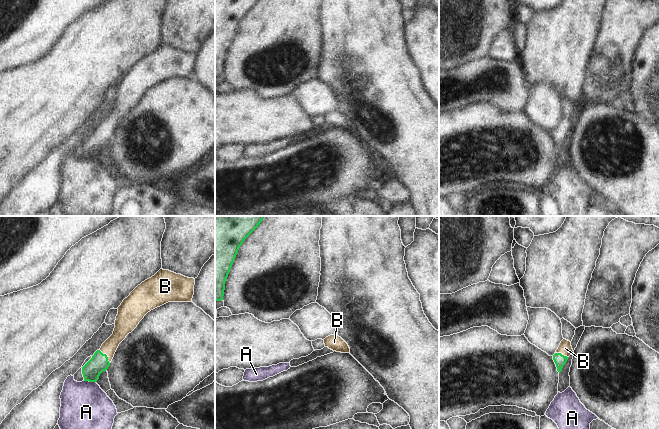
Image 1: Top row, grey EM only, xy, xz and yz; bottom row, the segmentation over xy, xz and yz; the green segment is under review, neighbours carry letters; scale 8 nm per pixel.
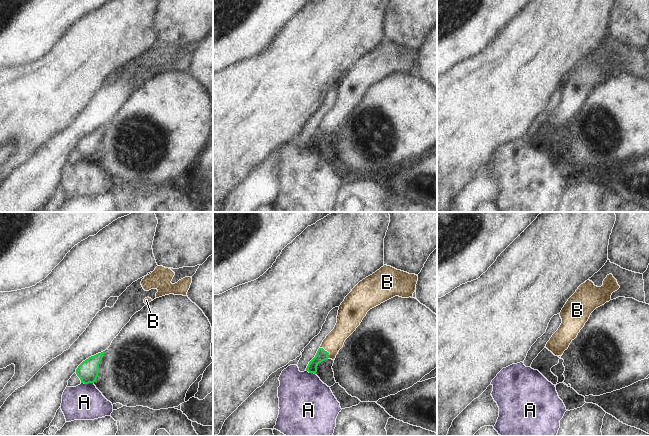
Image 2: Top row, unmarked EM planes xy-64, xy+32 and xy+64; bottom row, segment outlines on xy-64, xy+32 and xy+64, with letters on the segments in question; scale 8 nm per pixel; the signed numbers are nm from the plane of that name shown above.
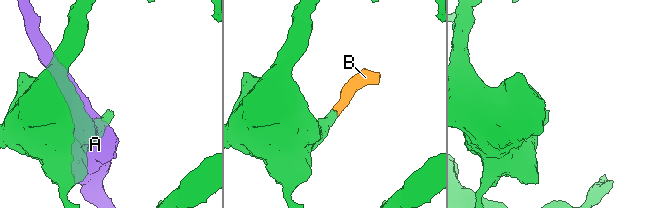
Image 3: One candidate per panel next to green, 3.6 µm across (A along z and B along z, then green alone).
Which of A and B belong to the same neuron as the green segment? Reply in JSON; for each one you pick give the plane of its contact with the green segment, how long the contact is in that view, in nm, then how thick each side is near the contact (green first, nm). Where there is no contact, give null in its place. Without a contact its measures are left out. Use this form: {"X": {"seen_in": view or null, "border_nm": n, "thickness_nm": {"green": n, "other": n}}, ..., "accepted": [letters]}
{"B": {"seen_in": "xy", "border_nm": 140, "thickness_nm": {"green": 150, "other": 120}}, "accepted": ["B"]}

